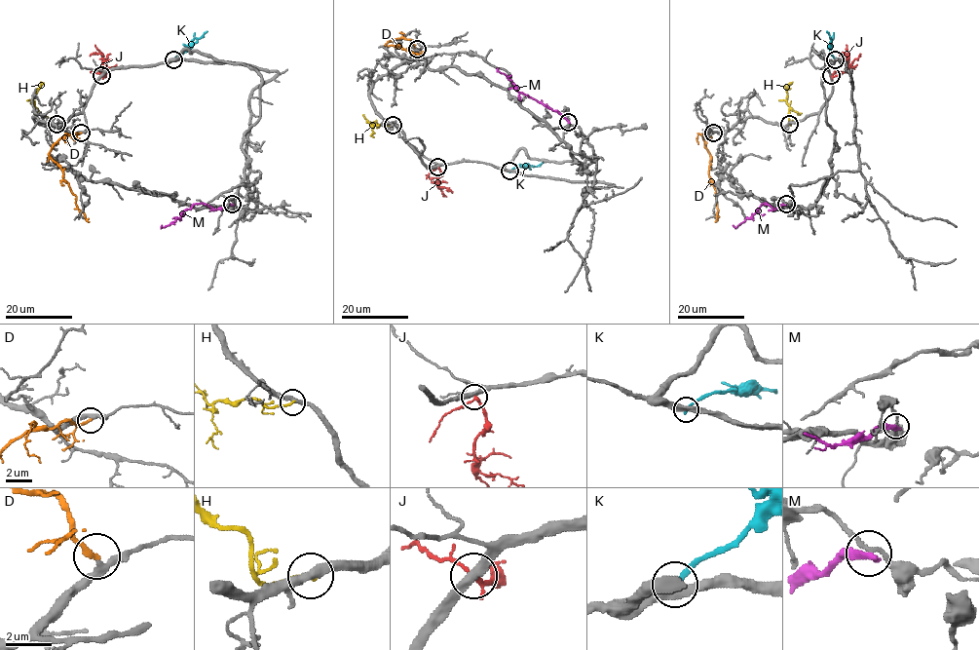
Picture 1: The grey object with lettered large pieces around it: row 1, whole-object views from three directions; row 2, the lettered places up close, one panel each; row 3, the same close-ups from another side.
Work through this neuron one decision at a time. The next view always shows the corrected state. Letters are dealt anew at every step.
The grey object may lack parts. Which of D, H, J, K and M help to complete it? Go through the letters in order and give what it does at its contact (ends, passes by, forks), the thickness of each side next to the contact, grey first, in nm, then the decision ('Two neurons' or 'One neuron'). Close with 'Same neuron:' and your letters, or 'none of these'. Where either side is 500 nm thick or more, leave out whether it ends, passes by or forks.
D: It ends there. Thickness 260 nm (grey) against 240 nm. One neuron
H: It ends there. Thickness 380 nm (grey) against 190 nm. Two neurons
J: It passes by. Thickness 360 nm (grey) against 190 nm. Two neurons
K: It ends there. Thickness 400 nm (grey) against 240 nm. Two neurons
M: It ends there. Thickness 180 nm (grey) against 360 nm. Two neurons
Same neuron: D

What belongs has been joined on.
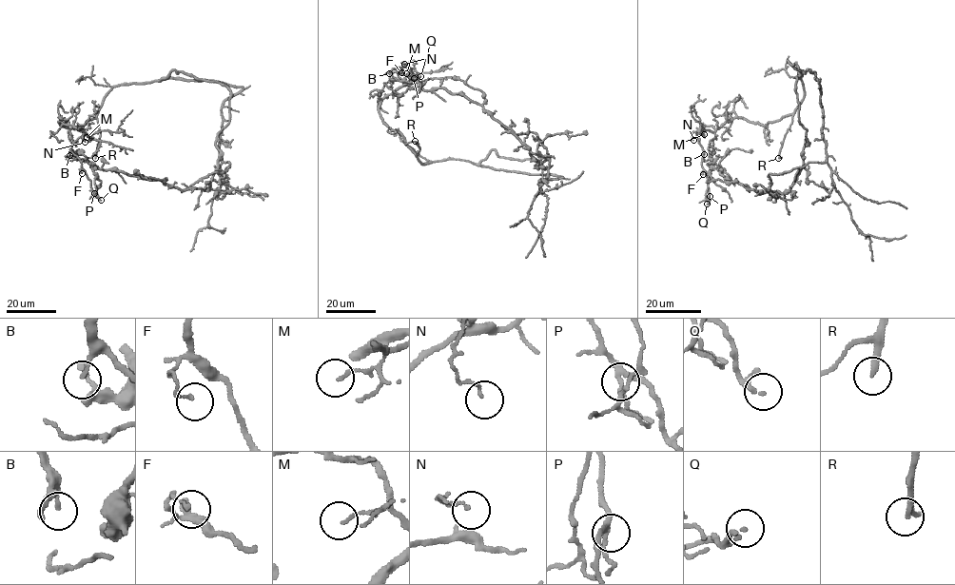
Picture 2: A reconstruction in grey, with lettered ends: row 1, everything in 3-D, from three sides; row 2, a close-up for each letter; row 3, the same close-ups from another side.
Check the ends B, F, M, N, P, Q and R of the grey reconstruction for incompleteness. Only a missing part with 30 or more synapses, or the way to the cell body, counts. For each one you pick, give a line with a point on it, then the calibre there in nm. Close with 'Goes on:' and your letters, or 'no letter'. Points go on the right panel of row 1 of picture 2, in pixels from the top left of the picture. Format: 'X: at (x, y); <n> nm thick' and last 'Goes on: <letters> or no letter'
R: at (778, 158); 190 nm thick
Goes on: R

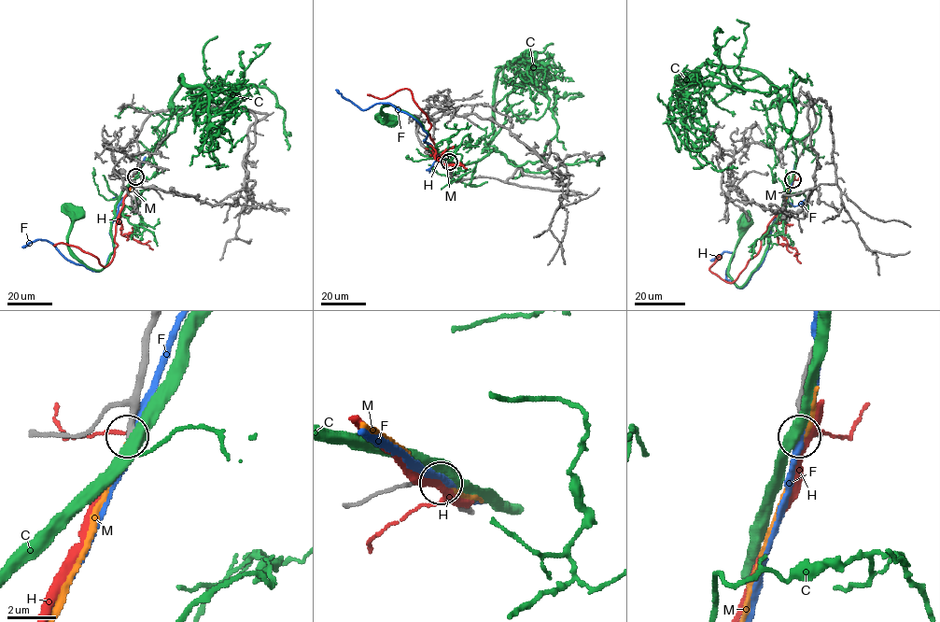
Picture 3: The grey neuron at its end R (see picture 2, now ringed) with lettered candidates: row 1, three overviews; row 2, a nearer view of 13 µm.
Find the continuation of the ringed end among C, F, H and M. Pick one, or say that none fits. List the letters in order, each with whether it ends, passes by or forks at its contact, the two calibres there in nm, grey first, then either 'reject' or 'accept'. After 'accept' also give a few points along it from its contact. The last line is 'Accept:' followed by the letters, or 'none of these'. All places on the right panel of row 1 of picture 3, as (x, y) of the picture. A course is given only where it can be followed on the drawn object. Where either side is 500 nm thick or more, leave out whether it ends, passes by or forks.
C: it passes by; 170 nm thick on the grey side, 440 nm on the other; reject
F: it passes by; 170 nm thick on the grey side, 240 nm on the other; reject
H: it forks there; 190 nm thick on the grey side, 200 nm on the other; reject
M: it passes by; 200 nm thick on the grey side, 200 nm on the other; reject
Accept: none of these

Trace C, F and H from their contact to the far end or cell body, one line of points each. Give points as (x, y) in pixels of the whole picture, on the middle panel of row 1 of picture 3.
C: (449, 161), (429, 150), (425, 141), (427, 133), (413, 116), (393, 106), (383, 106), (382, 110), (391, 120)
F: (449, 162), (440, 156), (424, 141), (427, 134), (414, 119), (386, 103), (377, 103), (362, 109), (336, 90)
H: (449, 162), (438, 152), (428, 133), (431, 124), (411, 91), (406, 89), (398, 90), (383, 98), (368, 94)

